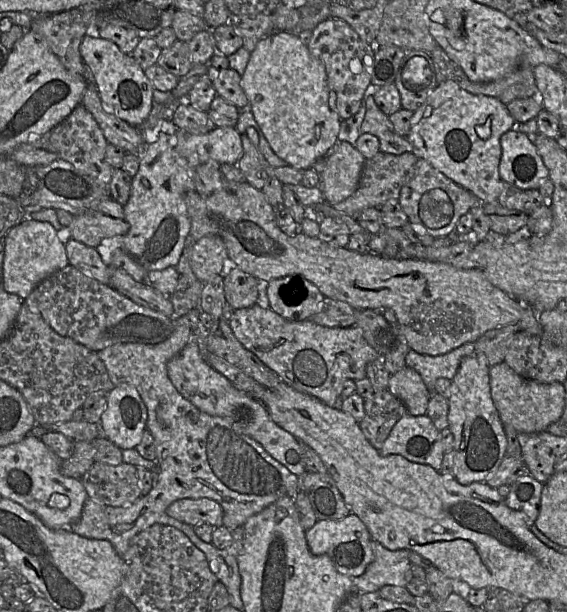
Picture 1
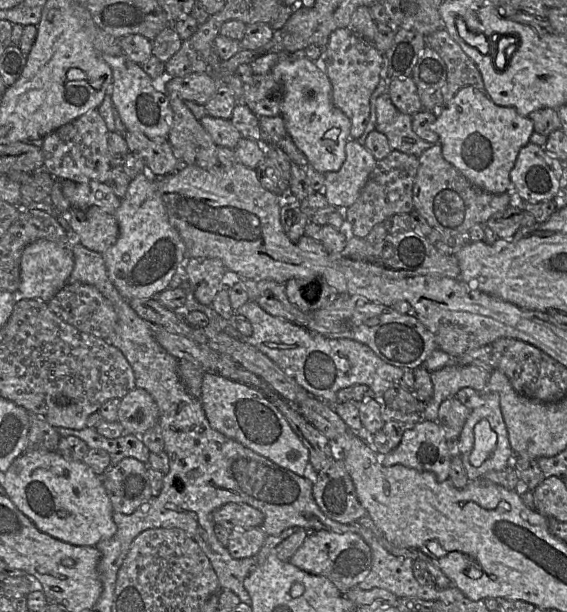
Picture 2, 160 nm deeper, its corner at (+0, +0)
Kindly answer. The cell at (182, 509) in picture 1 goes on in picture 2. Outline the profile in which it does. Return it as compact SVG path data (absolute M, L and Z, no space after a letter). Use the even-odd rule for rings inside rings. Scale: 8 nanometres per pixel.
M226 503L213 512L215 525L228 530L252 529L260 527L264 520L263 513L246 503Z

